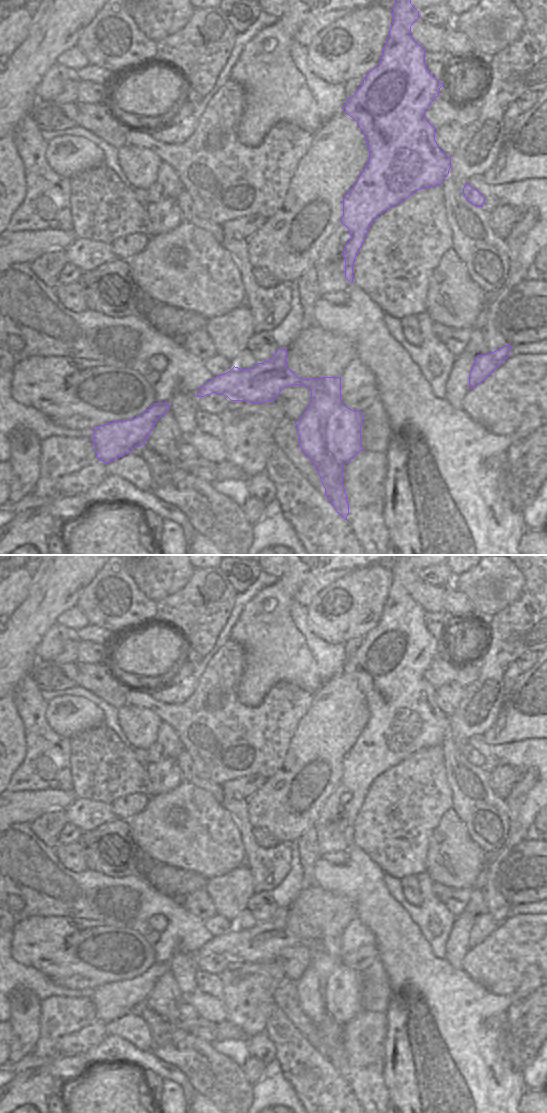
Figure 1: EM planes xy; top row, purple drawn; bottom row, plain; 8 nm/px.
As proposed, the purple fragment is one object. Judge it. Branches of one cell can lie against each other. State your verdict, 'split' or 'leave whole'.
leave whole

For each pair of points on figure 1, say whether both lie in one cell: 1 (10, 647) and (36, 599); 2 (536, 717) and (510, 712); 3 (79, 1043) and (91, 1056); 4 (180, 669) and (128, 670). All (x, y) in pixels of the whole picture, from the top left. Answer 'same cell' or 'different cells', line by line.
1: same cell
2: same cell
3: different cells
4: different cells

